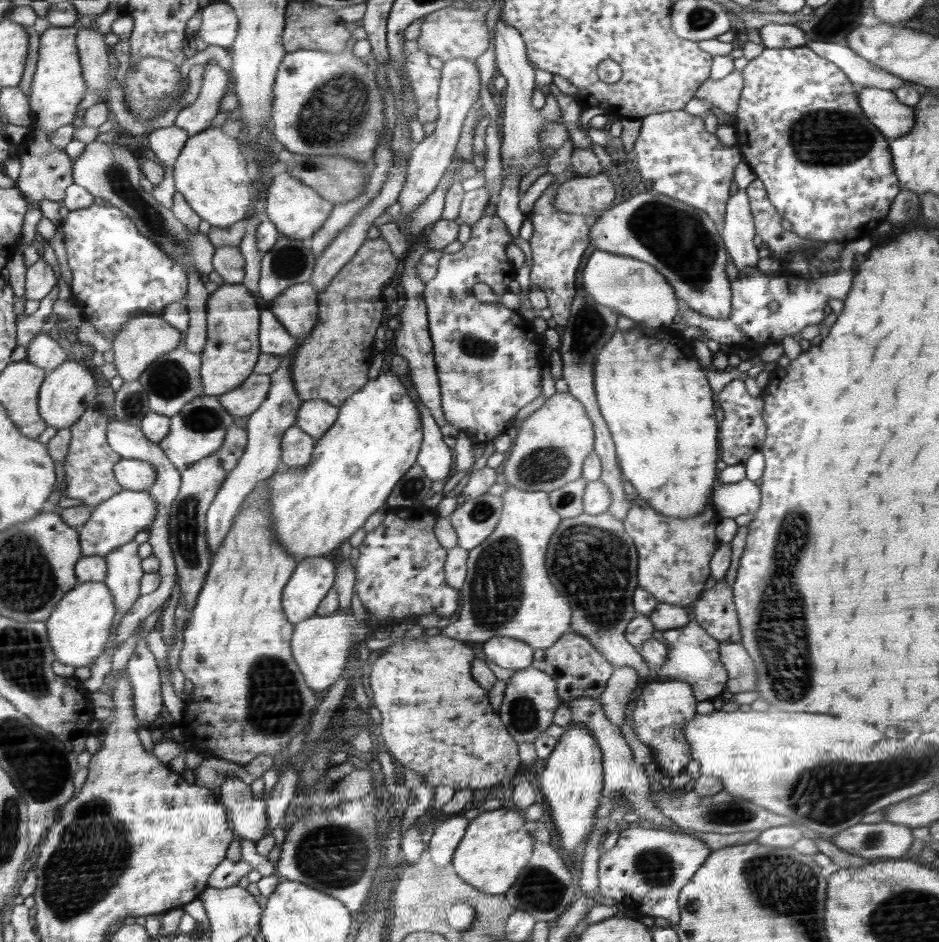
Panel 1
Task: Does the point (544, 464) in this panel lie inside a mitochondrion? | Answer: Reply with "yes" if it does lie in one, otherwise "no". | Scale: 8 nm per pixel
yes

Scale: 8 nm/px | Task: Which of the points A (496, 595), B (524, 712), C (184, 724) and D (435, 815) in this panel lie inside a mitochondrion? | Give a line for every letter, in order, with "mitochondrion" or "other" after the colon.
A: mitochondrion
B: mitochondrion
C: other
D: other

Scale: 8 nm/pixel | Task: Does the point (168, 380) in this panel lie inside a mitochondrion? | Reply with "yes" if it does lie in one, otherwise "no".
yes

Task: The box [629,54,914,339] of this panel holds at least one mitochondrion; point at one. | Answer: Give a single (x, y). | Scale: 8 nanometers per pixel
(825, 138)

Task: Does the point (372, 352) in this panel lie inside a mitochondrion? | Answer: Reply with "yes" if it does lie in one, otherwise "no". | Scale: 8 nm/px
no

